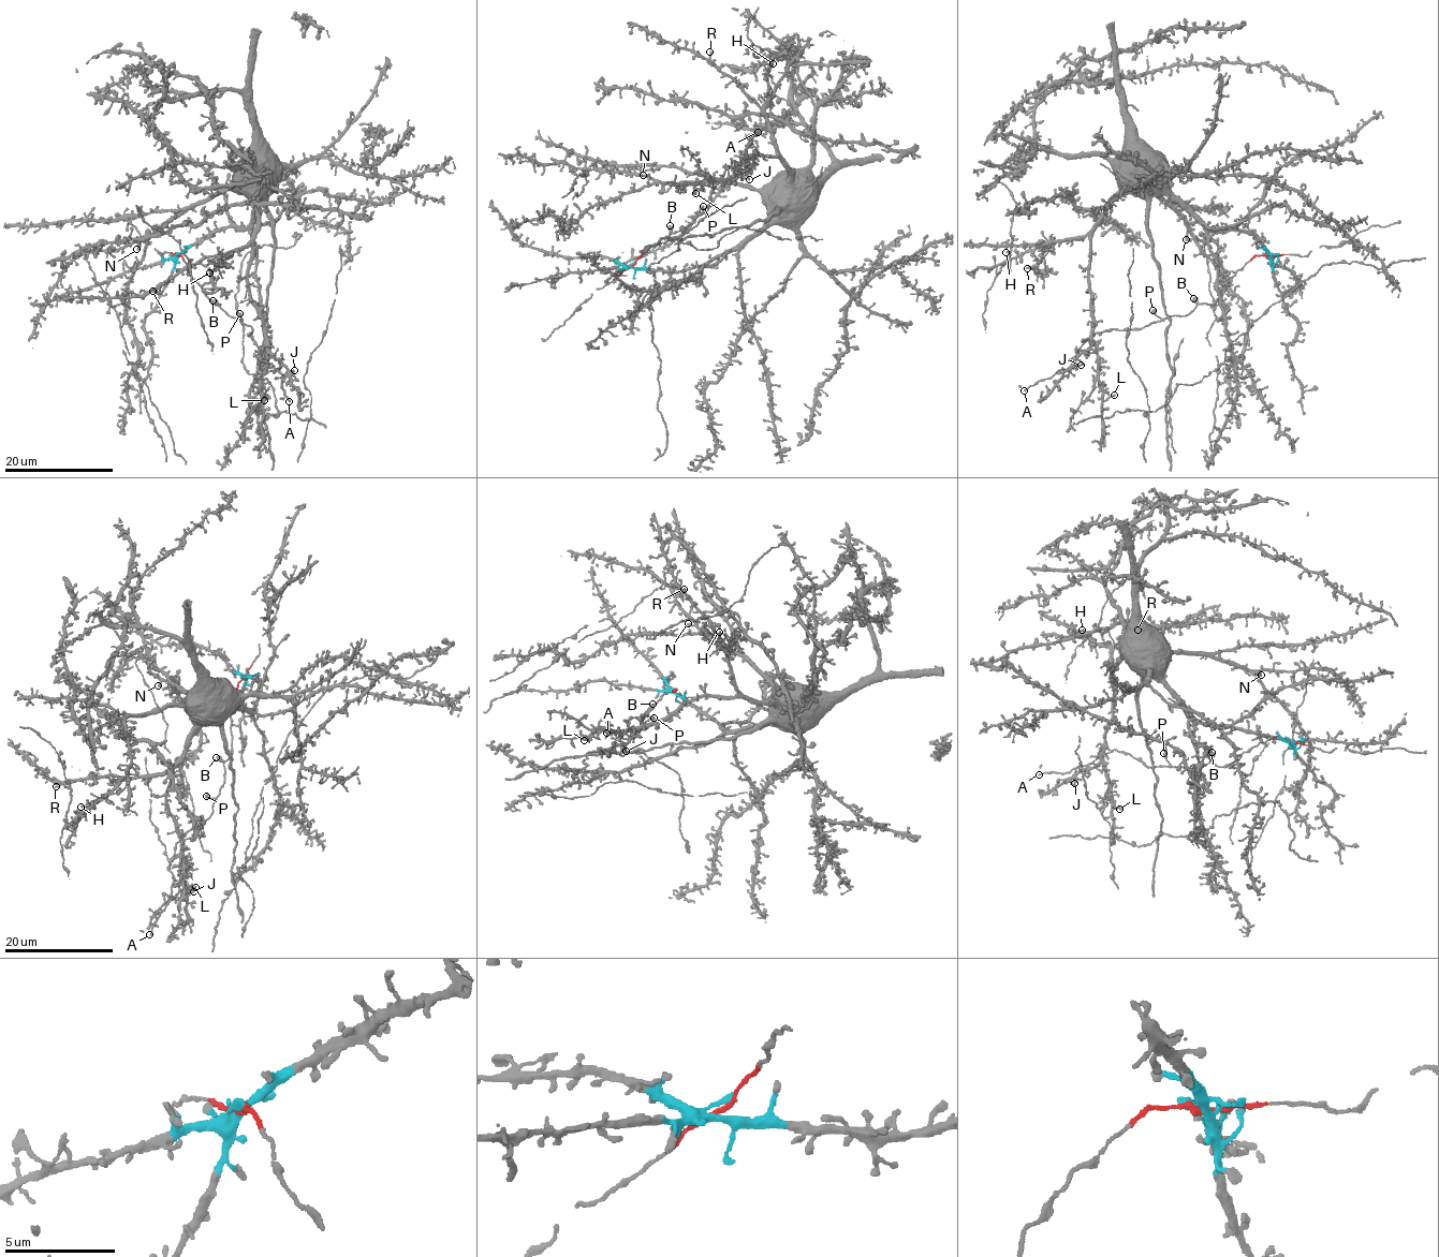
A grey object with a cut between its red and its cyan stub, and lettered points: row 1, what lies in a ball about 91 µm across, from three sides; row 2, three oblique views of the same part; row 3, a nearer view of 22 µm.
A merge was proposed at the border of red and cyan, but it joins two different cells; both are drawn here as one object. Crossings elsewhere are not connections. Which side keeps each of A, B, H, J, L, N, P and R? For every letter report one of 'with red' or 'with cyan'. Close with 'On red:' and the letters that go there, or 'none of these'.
A: with red
B: with red
H: with cyan
J: with cyan
L: with cyan
N: with cyan
P: with red
R: with cyan
On red: A, B, P

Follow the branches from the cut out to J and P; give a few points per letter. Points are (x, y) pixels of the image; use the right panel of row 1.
J: (1267, 255), (1253, 236), (1212, 228), (1166, 195), (1124, 193), (1092, 234), (1091, 338), (1075, 363), (1081, 365)
P: (1267, 255), (1254, 255), (1236, 271), (1212, 304), (1198, 304), (1190, 312), (1168, 318), (1159, 318), (1151, 310)

